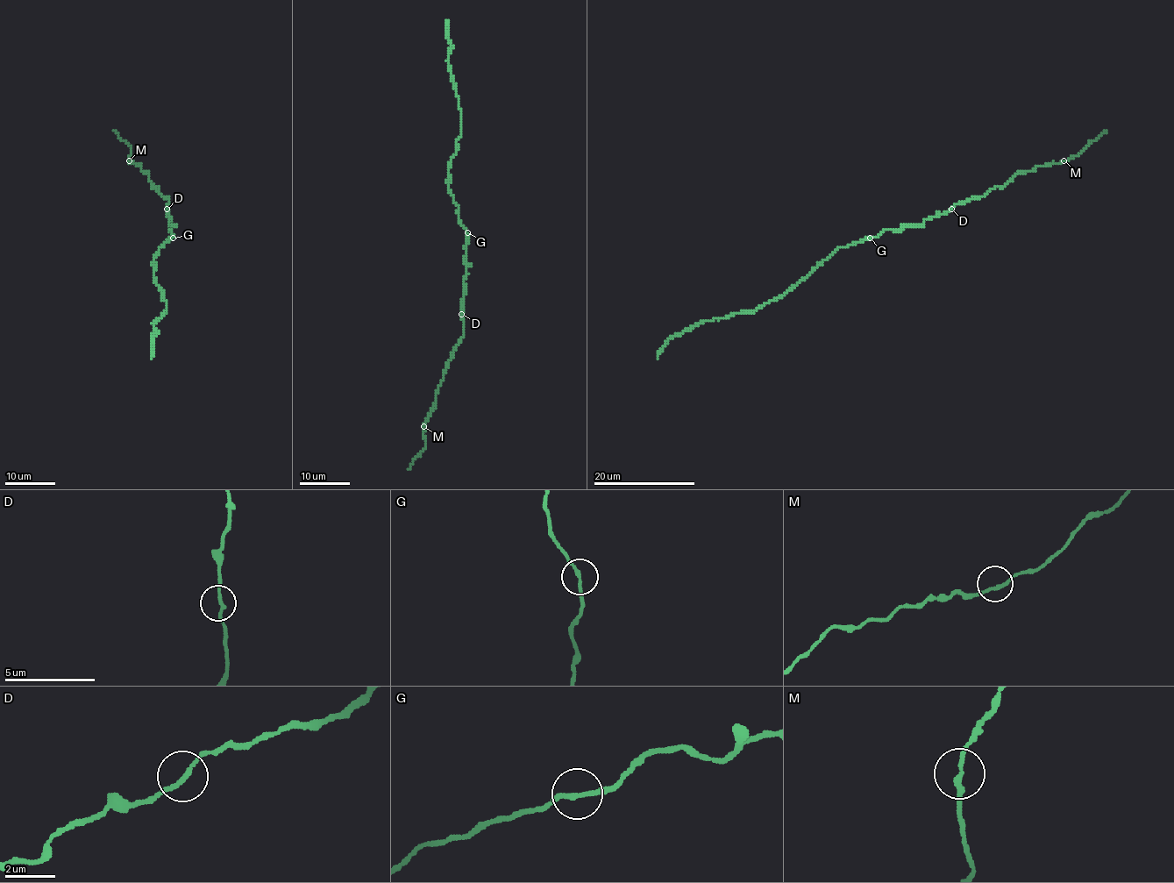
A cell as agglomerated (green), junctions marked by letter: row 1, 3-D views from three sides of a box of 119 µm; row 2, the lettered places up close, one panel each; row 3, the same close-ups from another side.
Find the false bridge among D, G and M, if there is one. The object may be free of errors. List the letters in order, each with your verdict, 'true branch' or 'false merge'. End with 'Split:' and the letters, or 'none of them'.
D: true branch
G: false merge
M: true branch
Split: G

